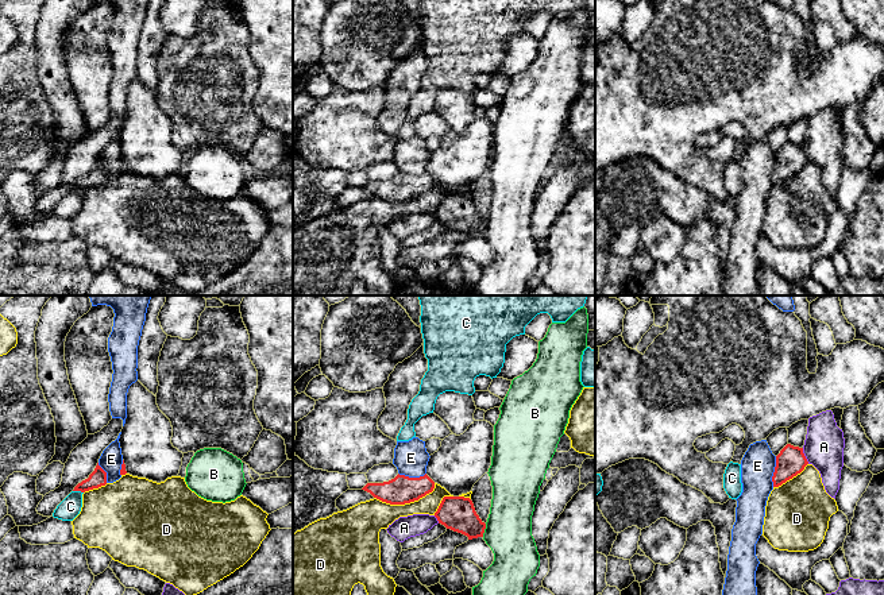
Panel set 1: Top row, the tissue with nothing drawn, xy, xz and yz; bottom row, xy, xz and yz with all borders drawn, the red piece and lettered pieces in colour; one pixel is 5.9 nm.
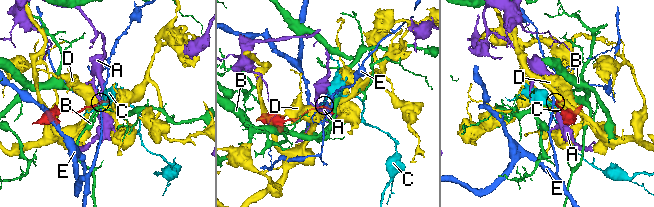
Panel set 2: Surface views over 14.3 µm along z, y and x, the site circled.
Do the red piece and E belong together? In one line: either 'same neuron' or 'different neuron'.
different neuron

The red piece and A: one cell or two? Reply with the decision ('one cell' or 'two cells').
two cells

